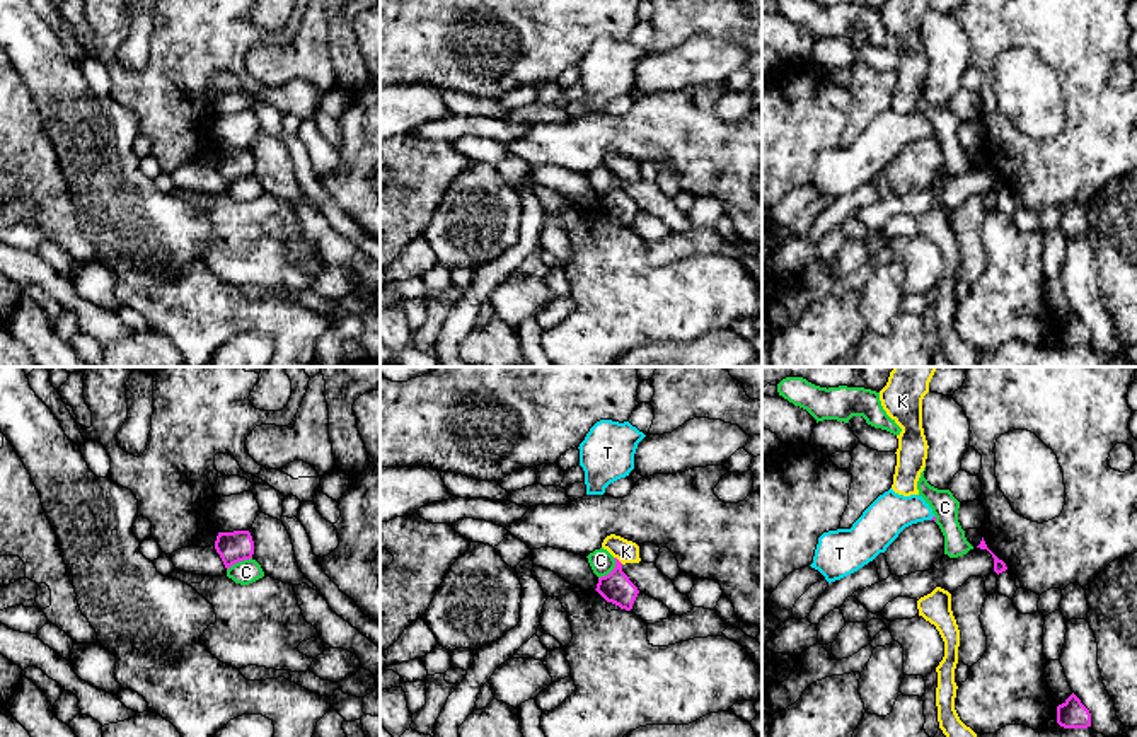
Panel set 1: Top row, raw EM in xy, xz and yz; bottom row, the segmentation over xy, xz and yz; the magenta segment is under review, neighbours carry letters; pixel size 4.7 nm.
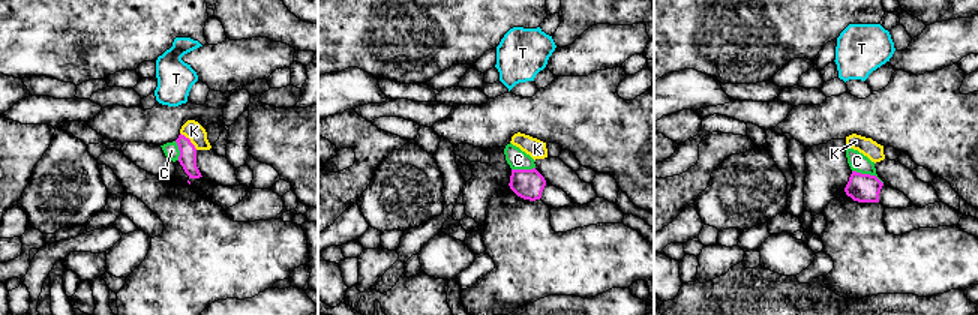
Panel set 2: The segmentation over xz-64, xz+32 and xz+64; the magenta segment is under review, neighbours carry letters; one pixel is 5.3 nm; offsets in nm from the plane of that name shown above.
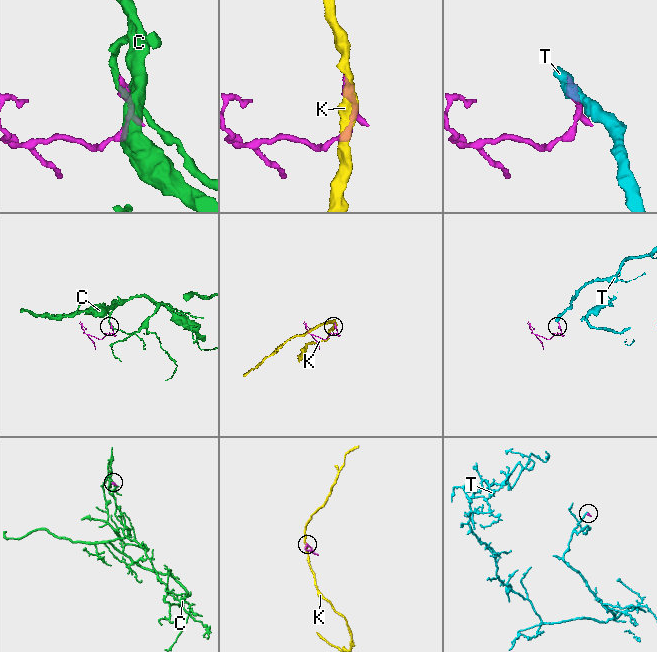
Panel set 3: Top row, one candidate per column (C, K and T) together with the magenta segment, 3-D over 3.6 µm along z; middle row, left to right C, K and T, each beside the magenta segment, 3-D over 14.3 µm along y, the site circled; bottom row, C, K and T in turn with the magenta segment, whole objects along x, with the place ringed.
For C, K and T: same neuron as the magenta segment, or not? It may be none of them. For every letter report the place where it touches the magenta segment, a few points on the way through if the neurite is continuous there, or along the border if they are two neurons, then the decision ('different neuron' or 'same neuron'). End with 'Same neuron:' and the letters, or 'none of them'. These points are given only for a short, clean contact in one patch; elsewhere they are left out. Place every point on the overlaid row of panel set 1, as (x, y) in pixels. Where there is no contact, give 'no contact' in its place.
C: xz (612, 570) | different neuron
K: xz (617, 560) | along xz (614, 557), (623, 563) | different neuron
T: no contact | same neuron
Same neuron: T

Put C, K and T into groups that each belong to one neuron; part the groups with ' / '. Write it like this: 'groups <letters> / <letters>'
groups C / K / T

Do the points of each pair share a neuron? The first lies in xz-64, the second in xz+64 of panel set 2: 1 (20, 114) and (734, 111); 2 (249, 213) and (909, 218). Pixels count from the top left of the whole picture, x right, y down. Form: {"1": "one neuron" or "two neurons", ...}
{"1": "one neuron", "2": "one neuron"}

